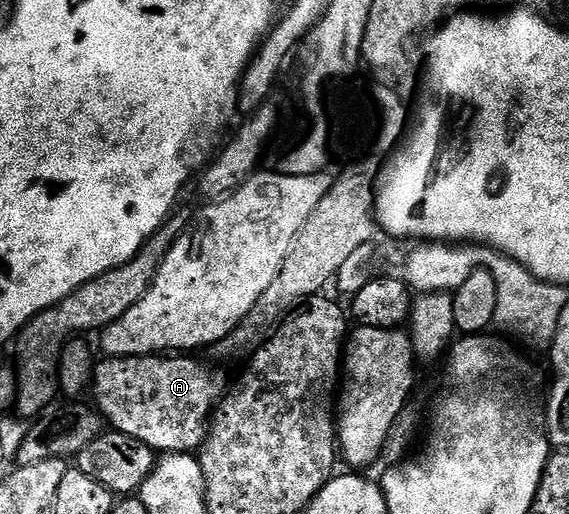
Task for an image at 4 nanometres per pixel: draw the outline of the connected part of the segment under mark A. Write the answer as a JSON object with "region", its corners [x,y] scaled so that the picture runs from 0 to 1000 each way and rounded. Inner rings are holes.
{"region":[[[262,693],[258,696],[193,696],[170,702],[162,722],[165,788],[176,800],[185,823],[202,842],[220,844],[236,856],[250,856],[262,872],[290,883],[329,883],[350,877],[366,848],[373,800],[383,778],[397,765],[397,749],[378,735],[344,693]]]}

